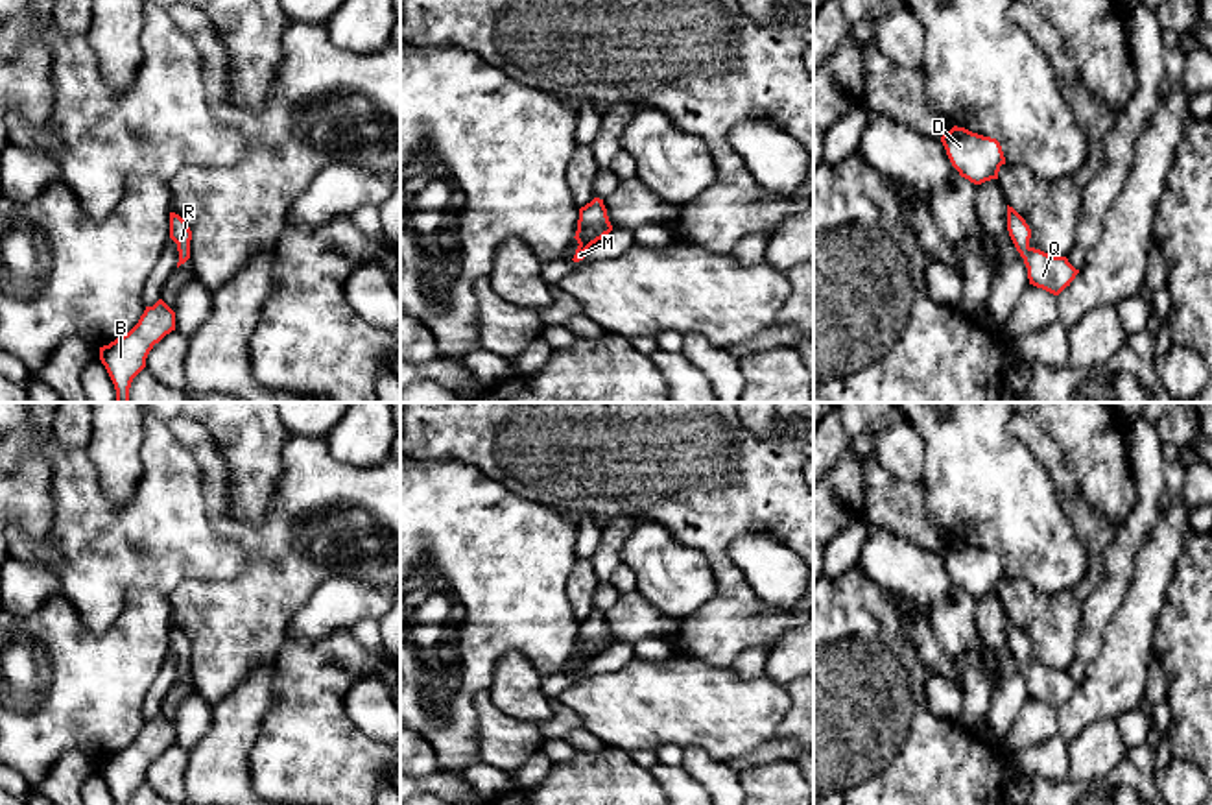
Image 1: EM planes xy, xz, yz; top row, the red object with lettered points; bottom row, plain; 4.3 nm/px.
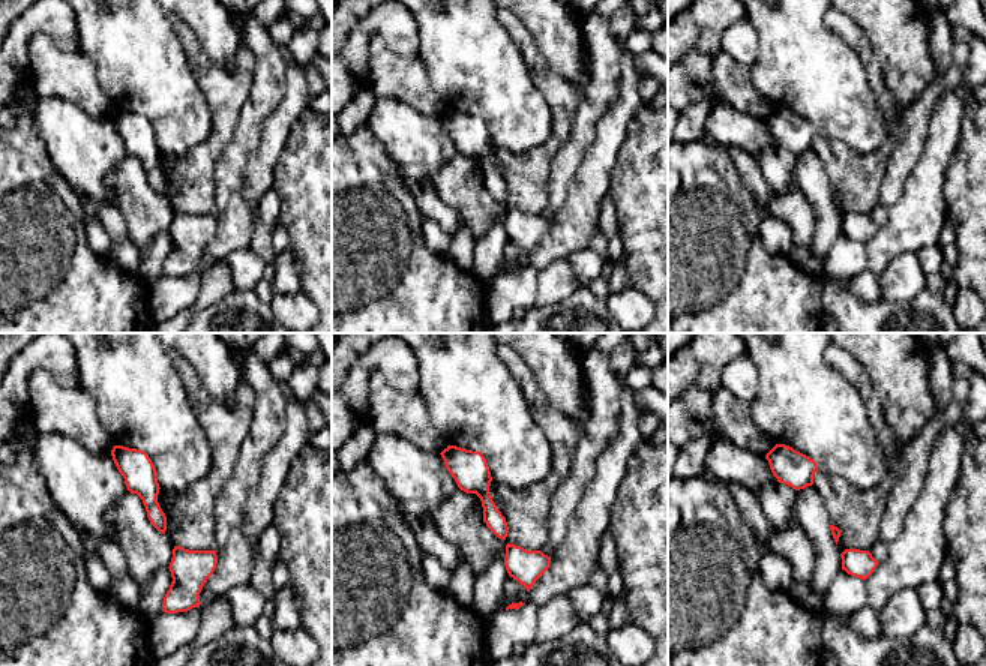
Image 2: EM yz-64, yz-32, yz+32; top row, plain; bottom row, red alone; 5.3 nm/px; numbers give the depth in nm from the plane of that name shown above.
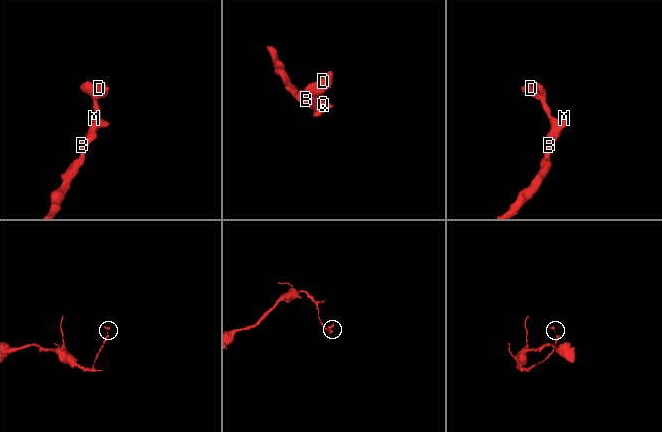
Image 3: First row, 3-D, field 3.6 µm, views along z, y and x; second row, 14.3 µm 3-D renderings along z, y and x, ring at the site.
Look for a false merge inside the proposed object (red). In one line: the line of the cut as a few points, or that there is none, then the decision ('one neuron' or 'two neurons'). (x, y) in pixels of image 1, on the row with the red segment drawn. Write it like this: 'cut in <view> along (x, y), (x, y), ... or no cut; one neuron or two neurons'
no cut; one neuron

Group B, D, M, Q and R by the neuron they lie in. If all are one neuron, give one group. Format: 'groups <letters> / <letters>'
groups B D M Q R

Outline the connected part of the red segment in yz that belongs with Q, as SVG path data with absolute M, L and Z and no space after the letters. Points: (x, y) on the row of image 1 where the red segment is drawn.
M1007 205L1007 231L1024 258L1029 284L1059 295L1075 279L1075 270L1066 257L1053 257L1029 246L1031 229L1026 220Z

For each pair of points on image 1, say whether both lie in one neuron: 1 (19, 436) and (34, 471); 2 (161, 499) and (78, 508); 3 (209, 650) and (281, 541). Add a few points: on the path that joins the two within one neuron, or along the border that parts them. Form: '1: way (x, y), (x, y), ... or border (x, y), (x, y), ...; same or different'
1: border (30, 421), (32, 442), (19, 462); different
2: way (141, 519), (98, 519); same
3: way (237, 623), (277, 582), (279, 569); same

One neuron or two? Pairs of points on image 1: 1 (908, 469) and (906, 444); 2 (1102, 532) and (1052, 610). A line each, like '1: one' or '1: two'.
1: one
2: one

